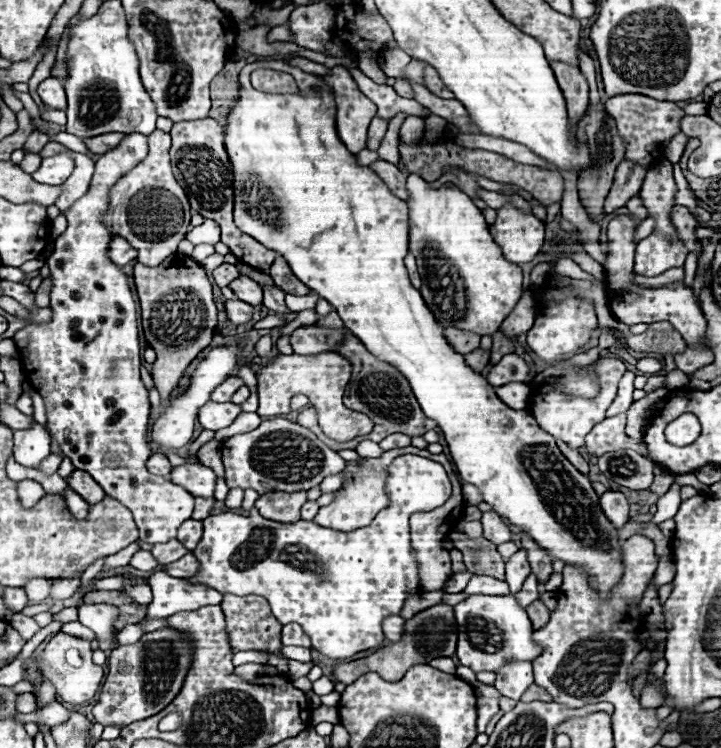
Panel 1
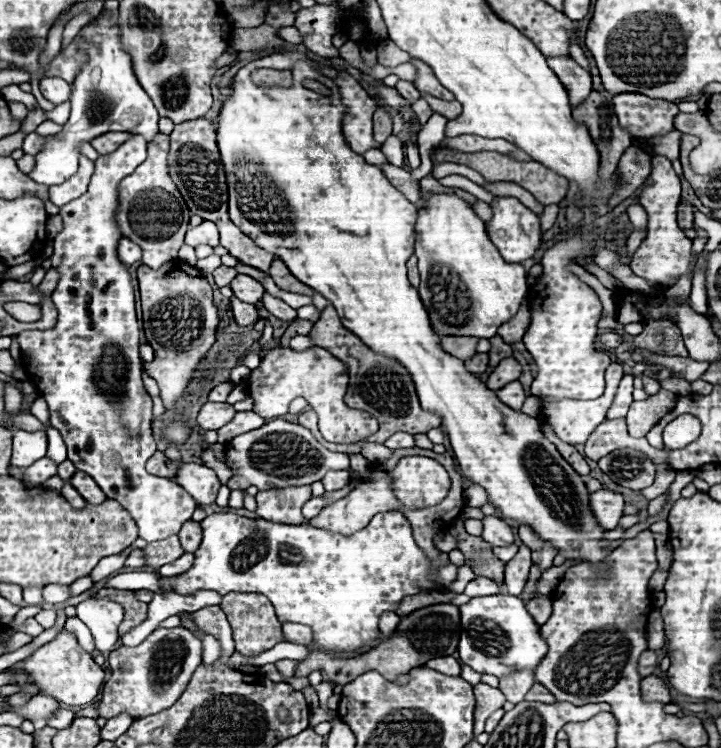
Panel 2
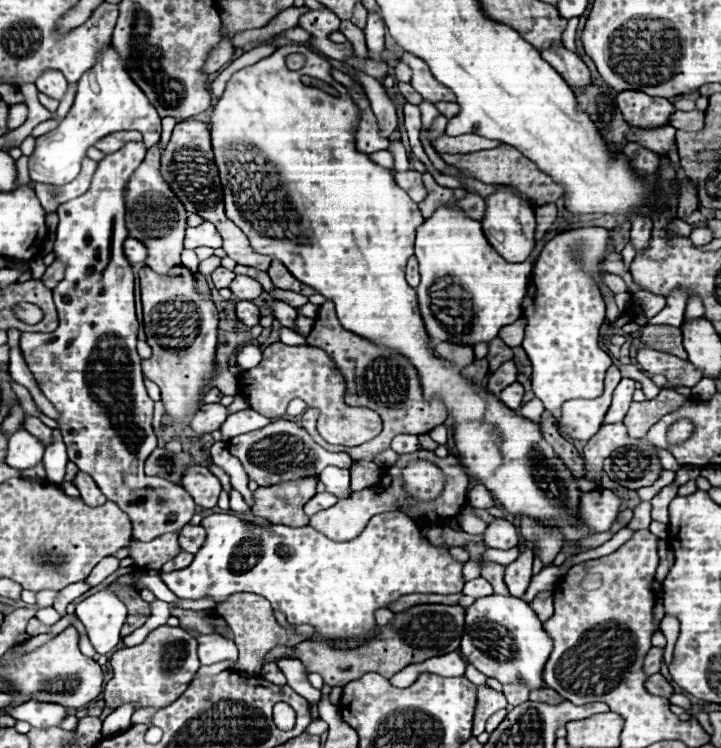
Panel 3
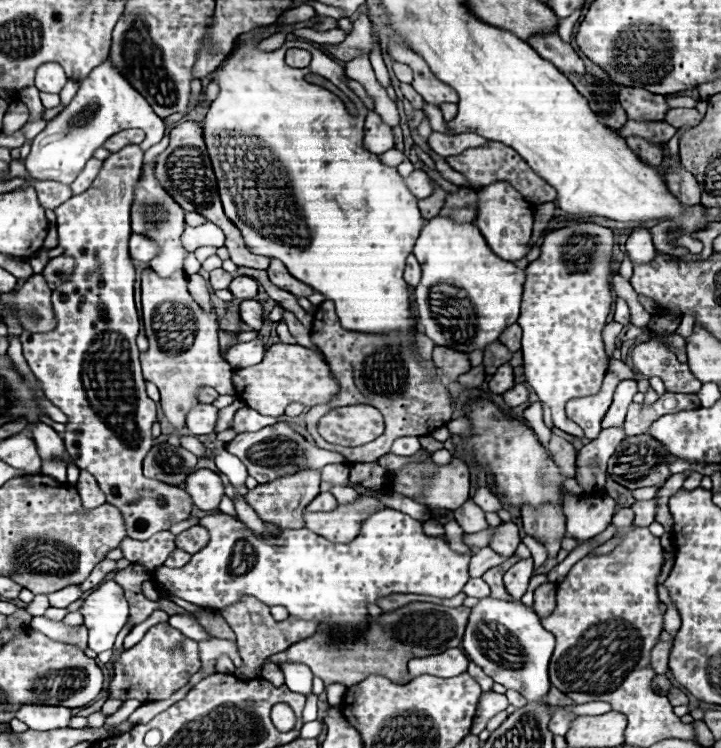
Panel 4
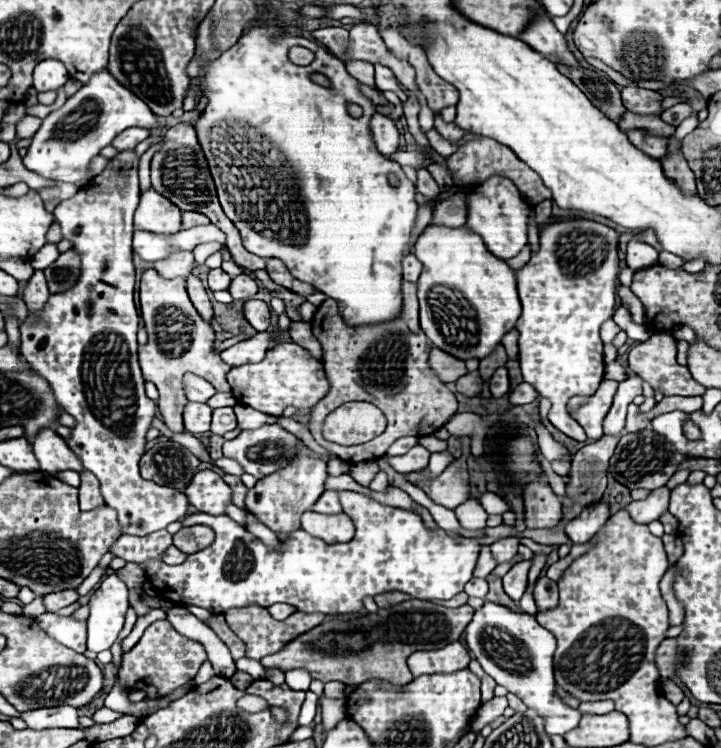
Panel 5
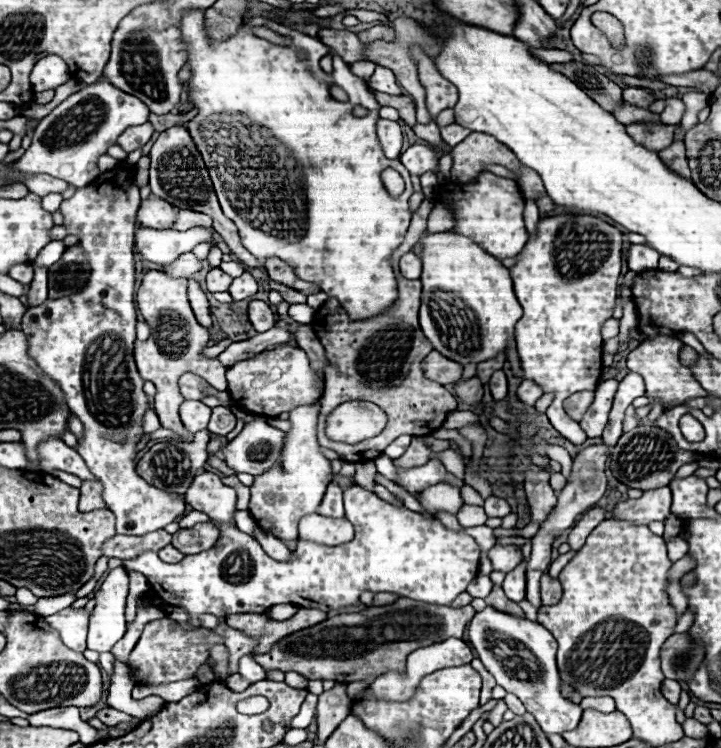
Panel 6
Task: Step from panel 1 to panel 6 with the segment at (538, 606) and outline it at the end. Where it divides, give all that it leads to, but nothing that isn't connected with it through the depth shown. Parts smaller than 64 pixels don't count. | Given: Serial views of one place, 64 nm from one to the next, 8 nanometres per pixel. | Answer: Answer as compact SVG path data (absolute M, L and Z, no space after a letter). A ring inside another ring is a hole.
M544 574L540 578L540 586L542 586L542 604L556 604L560 600L562 586L556 578L550 578L548 574Z

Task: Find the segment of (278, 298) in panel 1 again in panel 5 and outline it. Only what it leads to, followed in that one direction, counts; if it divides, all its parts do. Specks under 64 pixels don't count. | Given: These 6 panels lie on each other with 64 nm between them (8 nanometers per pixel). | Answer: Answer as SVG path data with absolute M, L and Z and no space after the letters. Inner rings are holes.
M292 322L292 324L290 324L290 338L292 338L298 346L306 348L306 350L312 354L312 358L322 360L322 346L320 346L320 342L312 336L312 330L310 330L310 324L308 324L308 322Z

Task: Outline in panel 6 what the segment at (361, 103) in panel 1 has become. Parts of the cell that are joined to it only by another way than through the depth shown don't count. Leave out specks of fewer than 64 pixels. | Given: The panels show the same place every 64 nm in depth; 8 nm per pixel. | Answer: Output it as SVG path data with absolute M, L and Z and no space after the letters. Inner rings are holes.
M380 118L376 128L378 128L378 138L380 138L380 144L382 144L382 150L384 150L386 158L398 160L398 156L402 154L402 142L404 142L400 124Z

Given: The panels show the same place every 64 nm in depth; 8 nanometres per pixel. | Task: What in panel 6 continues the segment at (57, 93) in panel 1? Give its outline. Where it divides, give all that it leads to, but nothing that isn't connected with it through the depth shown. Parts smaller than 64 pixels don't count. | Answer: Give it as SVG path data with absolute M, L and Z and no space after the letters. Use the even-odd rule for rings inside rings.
M46 56L40 58L30 74L30 82L34 92L44 92L44 90L54 90L60 84L68 82L72 78L72 74L68 72L66 62L62 62L62 58L58 56Z

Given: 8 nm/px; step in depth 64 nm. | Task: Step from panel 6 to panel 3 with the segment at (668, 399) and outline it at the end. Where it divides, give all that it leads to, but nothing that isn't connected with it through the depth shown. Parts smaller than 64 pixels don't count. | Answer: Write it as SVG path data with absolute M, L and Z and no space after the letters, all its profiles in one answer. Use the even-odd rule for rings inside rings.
M648 346L636 352L636 362L642 372L664 374L670 386L694 388L702 380L700 370L694 368L688 360L680 360L674 354L666 354L662 350L654 350Z

